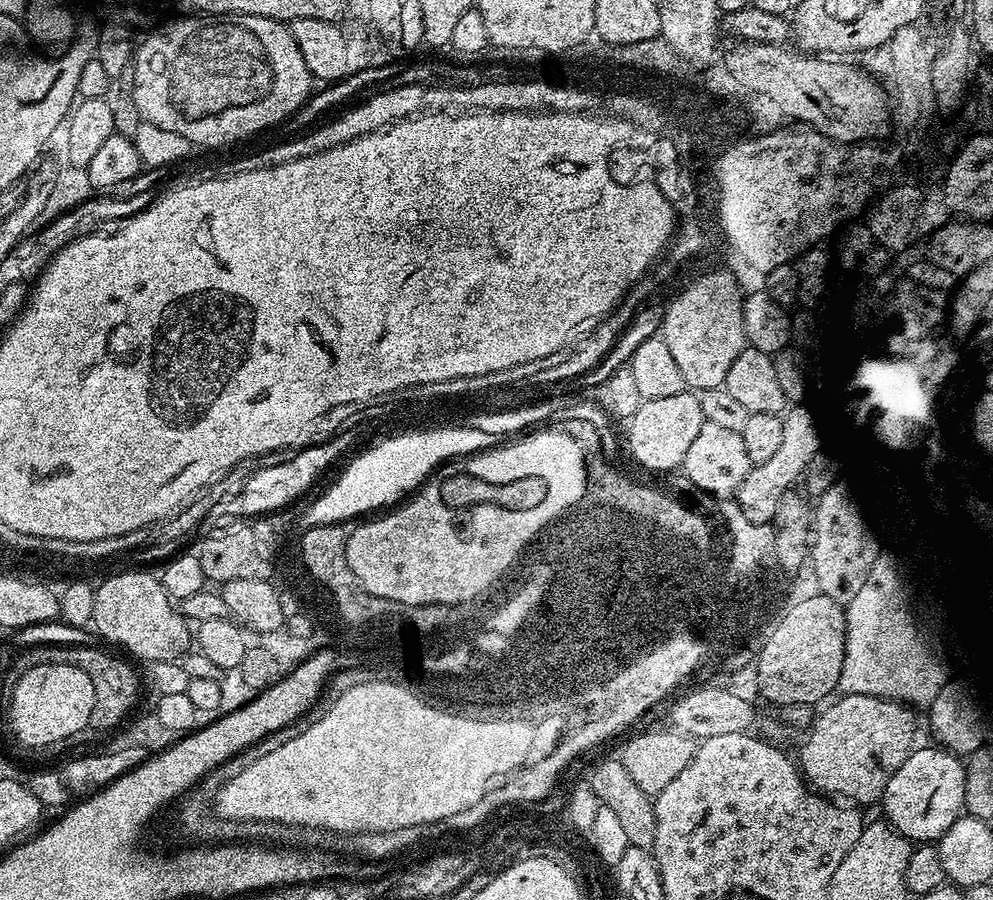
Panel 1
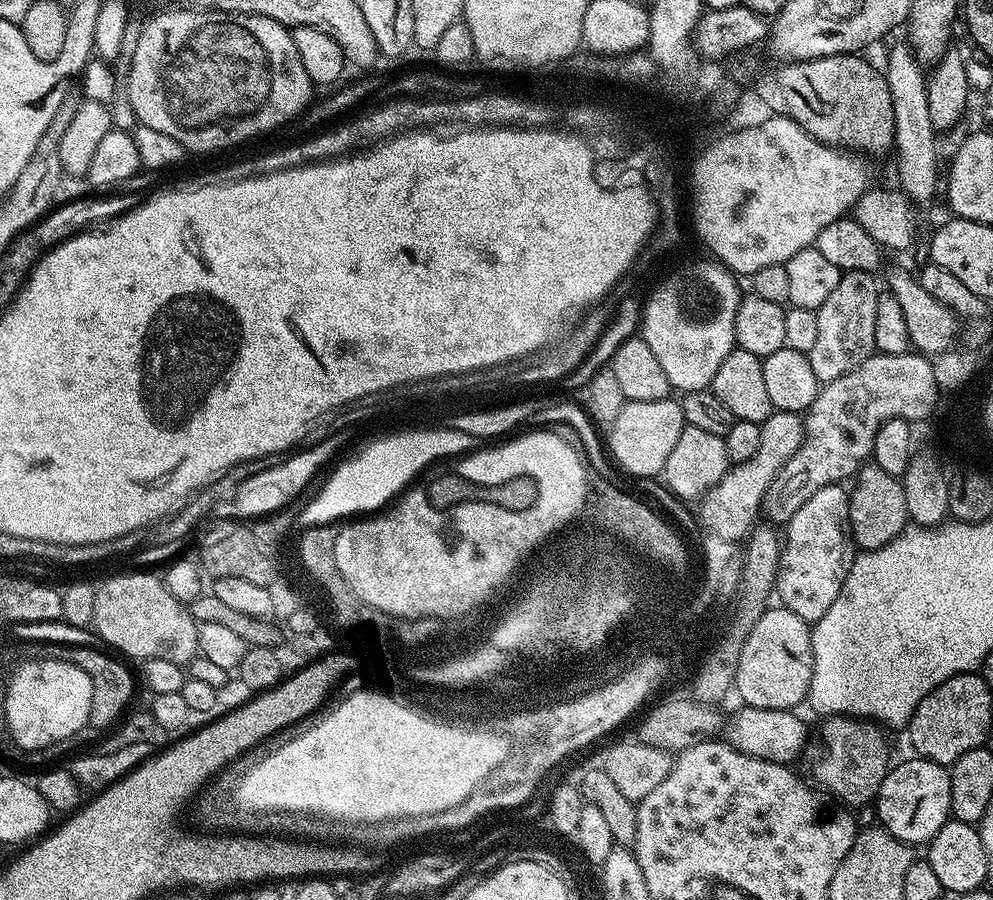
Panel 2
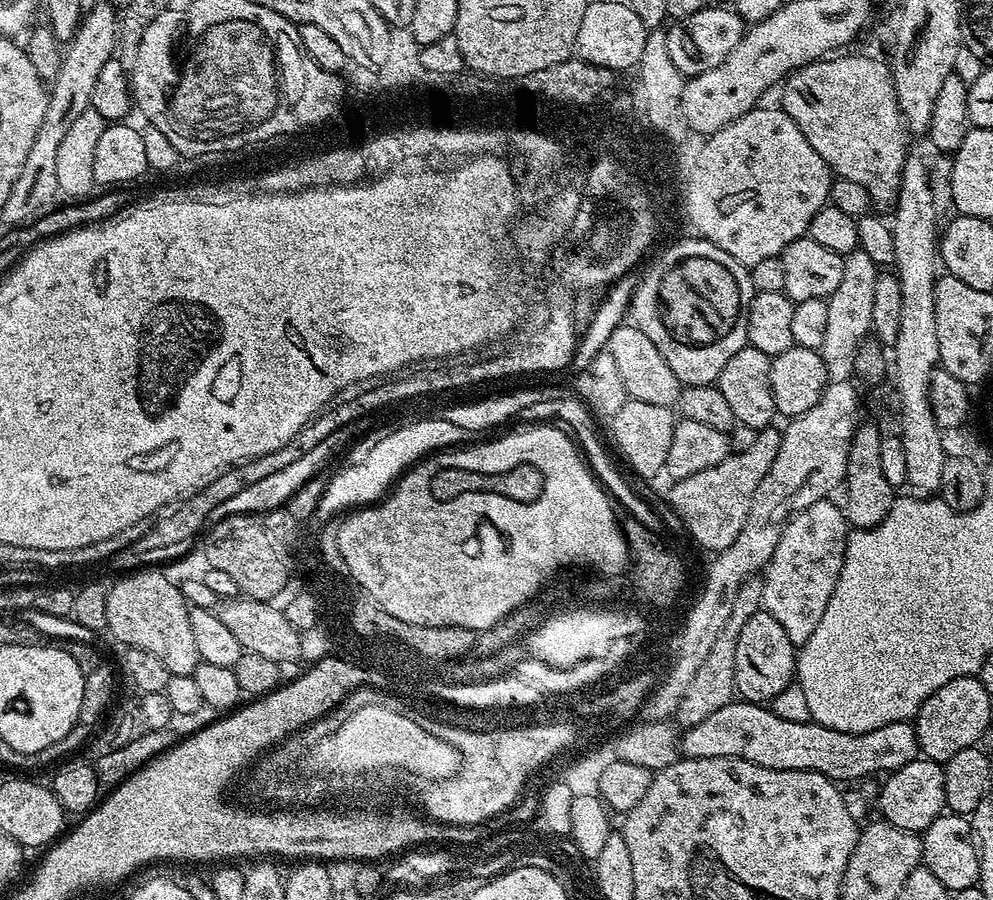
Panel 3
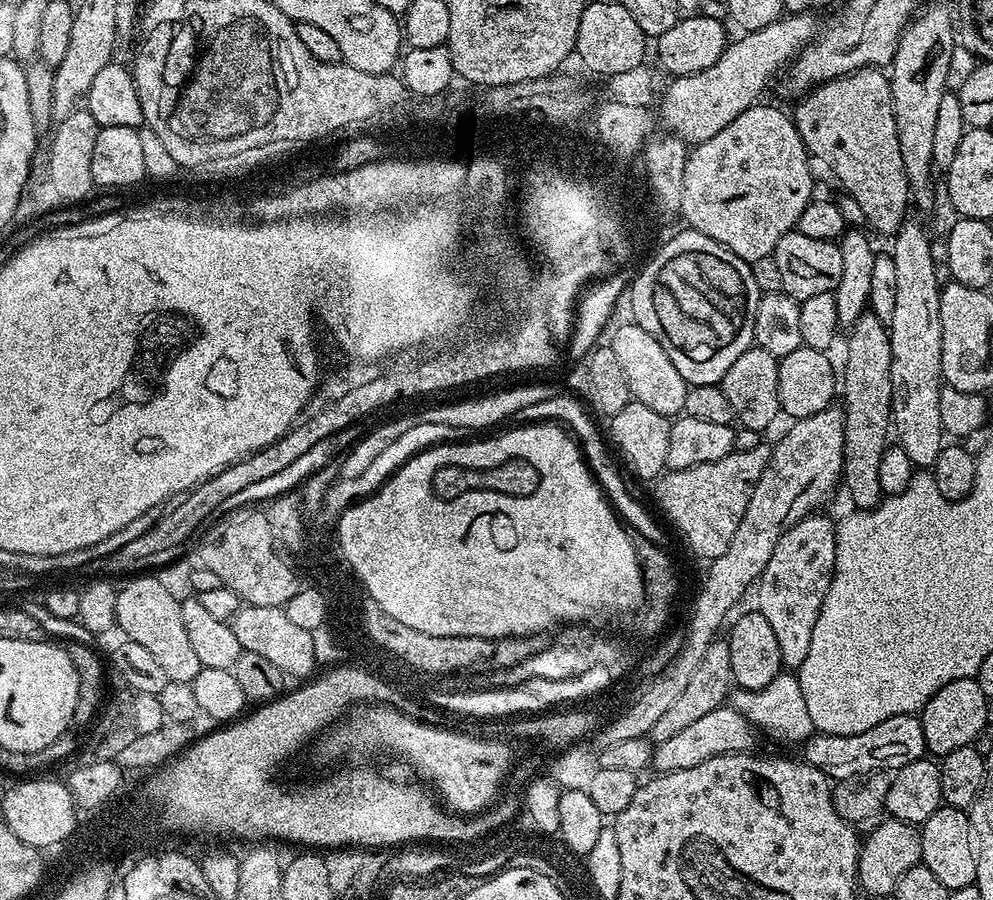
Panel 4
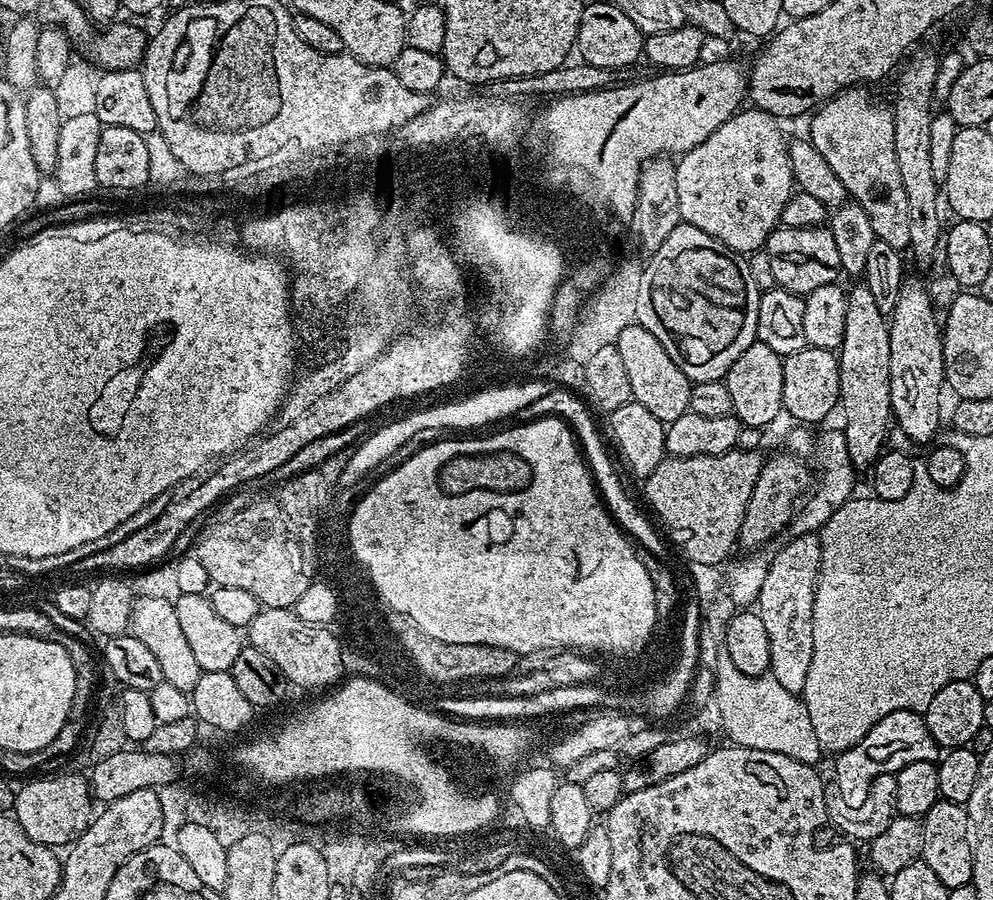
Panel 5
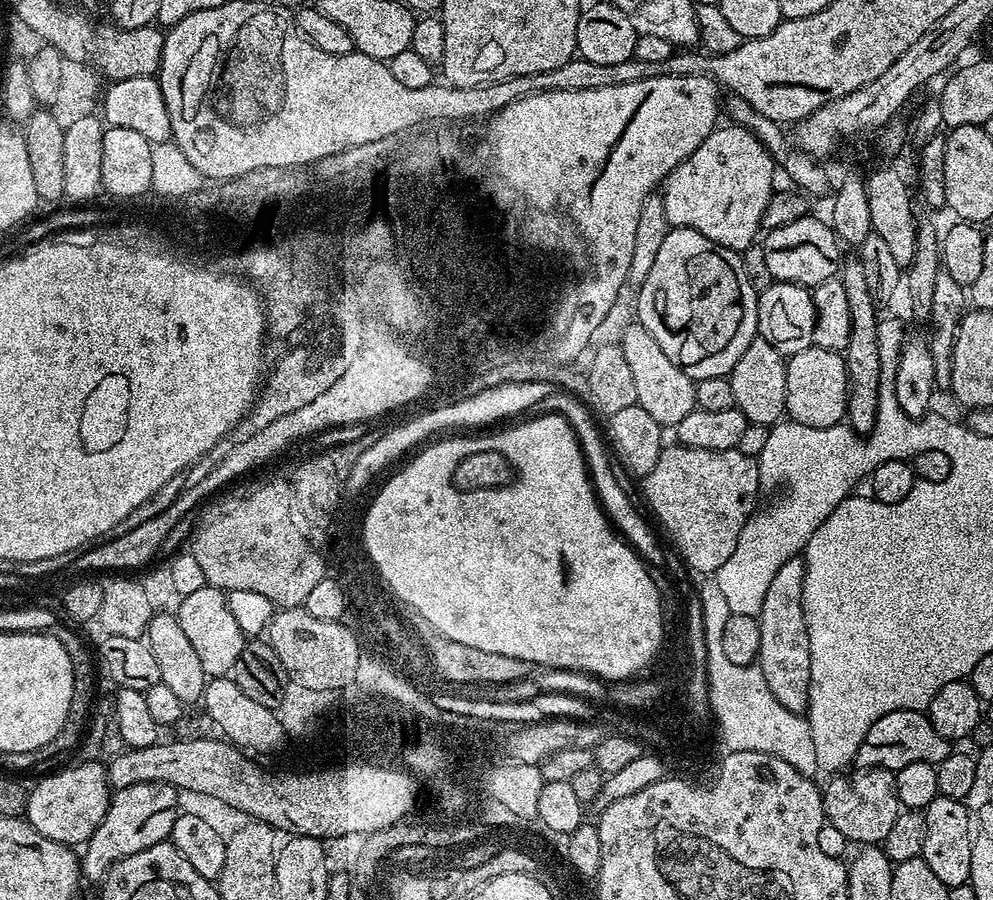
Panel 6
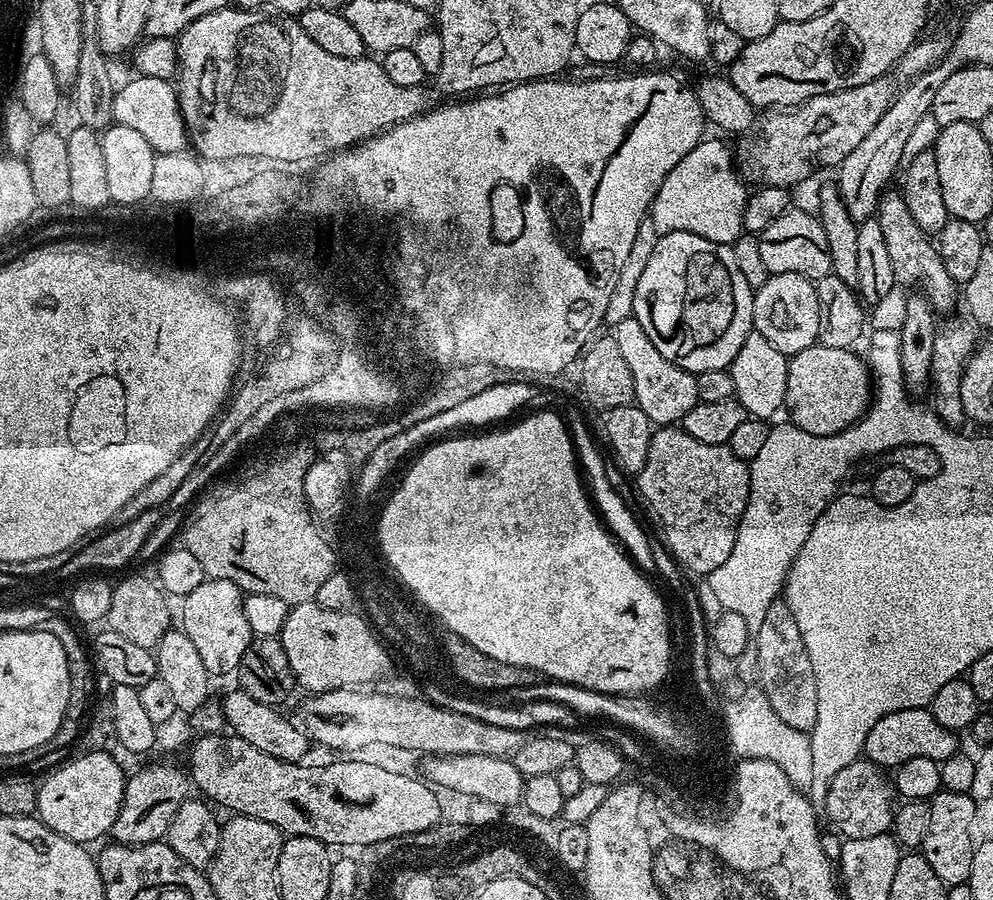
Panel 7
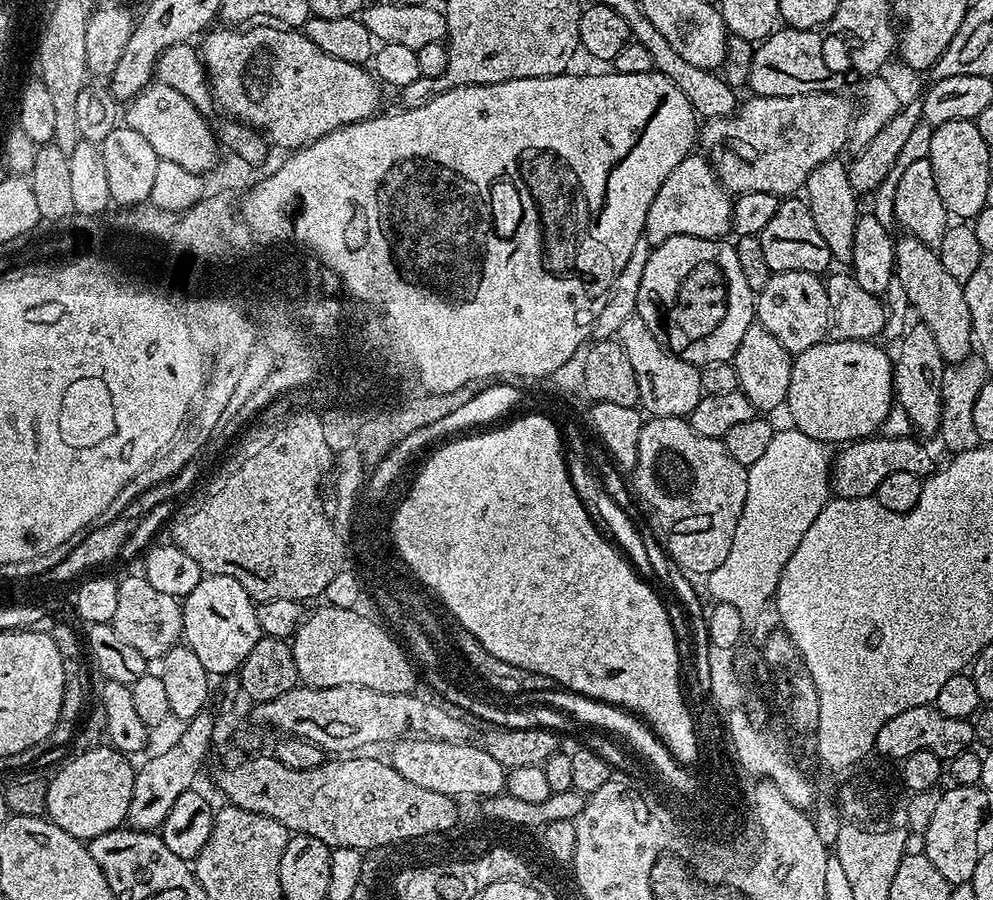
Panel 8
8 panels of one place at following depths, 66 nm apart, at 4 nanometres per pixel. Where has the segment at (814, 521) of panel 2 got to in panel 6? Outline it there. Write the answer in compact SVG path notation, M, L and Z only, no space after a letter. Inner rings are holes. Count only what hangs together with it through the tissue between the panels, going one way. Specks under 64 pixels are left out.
M795 557L782 564L772 579L762 602L759 622L758 665L774 698L792 712L805 713L810 688L810 640L801 606L804 561Z

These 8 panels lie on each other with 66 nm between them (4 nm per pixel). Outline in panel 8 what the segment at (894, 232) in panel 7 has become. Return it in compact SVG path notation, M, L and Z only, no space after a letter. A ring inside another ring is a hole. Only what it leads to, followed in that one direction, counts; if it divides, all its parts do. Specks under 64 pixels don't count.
M901 235L896 240L895 283L900 284L906 299L912 303L919 319L934 334L935 345L945 365L963 364L974 352L970 306L966 306L966 294L961 281L955 280L942 266L939 251L933 245L918 242L912 236Z

